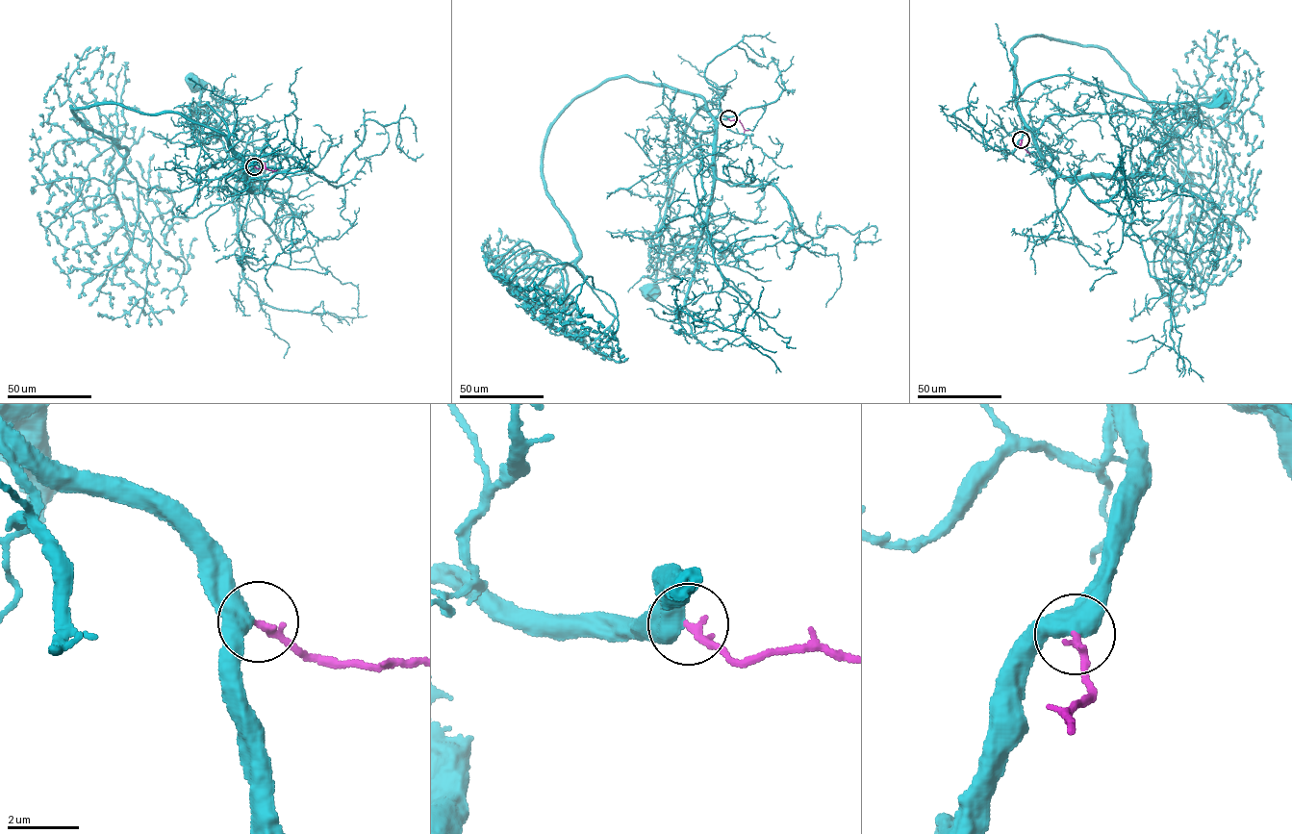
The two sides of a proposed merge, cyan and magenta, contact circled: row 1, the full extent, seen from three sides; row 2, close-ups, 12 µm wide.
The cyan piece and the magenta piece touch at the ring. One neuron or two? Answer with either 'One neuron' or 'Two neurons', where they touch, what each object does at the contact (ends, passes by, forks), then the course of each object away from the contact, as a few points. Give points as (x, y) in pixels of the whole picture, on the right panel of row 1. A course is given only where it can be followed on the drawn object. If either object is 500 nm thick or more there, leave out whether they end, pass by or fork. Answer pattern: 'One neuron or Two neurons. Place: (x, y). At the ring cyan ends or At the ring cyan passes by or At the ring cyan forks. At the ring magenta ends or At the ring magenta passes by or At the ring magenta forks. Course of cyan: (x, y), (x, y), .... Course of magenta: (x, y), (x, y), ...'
One neuron. Place: (1021, 139). At the ring cyan passes by. At the ring magenta ends. Course of cyan: (1021, 139), (1025, 121), (1017, 98), (1030, 85), (1052, 76), (1076, 77), (1150, 101), (1207, 105), (1219, 101). Course of magenta: (1021, 139), (1020, 144), (1027, 151)

